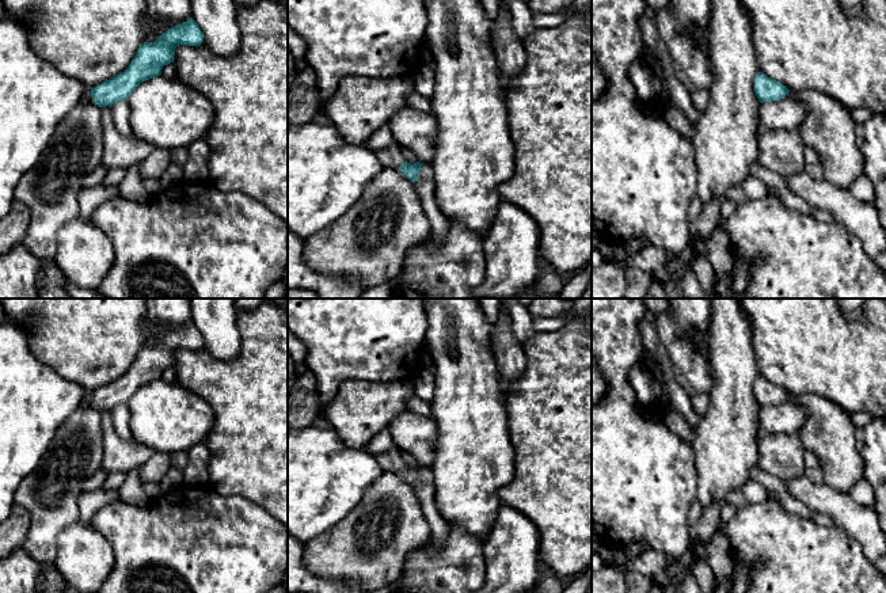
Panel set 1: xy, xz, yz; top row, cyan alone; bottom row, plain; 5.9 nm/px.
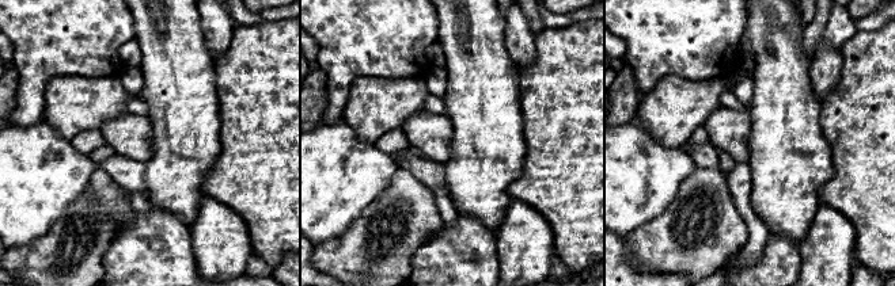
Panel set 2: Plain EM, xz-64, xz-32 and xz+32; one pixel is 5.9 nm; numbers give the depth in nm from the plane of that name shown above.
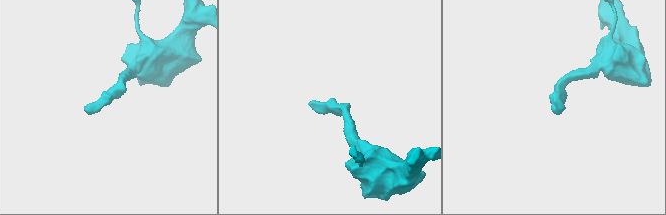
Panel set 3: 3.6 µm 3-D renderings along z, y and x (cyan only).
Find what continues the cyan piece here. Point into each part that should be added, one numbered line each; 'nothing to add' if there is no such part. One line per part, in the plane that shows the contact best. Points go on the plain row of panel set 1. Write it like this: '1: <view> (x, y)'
1: xz (390, 460)

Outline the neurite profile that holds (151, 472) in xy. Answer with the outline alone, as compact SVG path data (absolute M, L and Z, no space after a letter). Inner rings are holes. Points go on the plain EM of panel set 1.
M153 452L152 457L140 467L140 480L142 484L159 484L171 468L171 455Z

